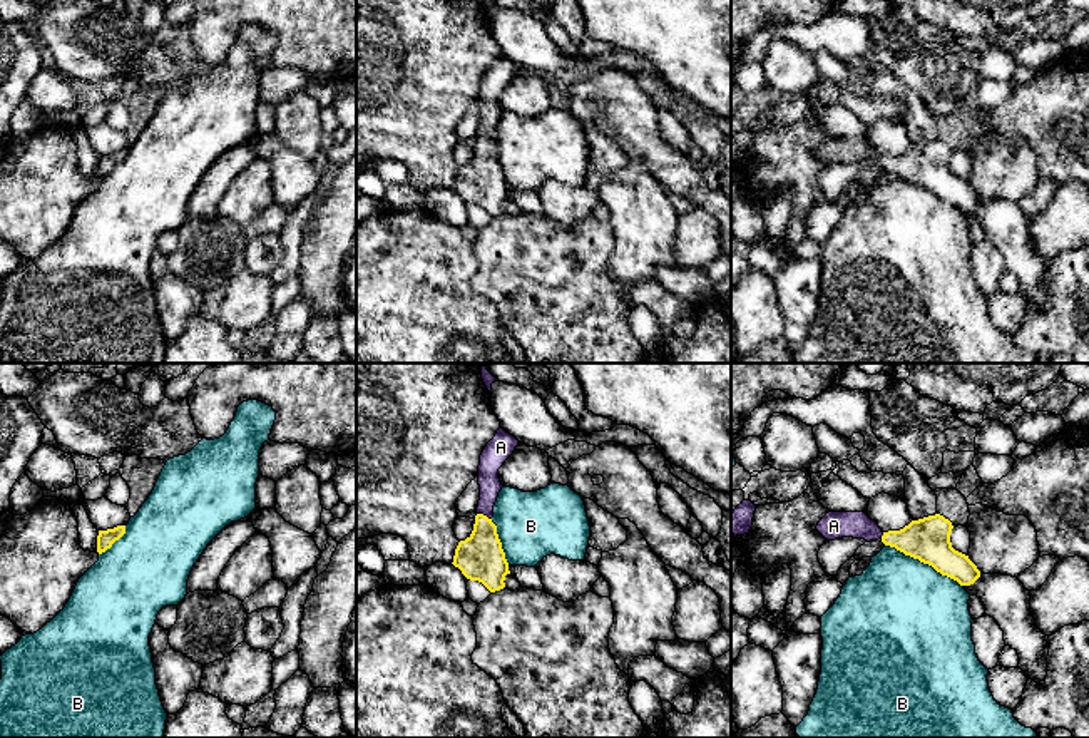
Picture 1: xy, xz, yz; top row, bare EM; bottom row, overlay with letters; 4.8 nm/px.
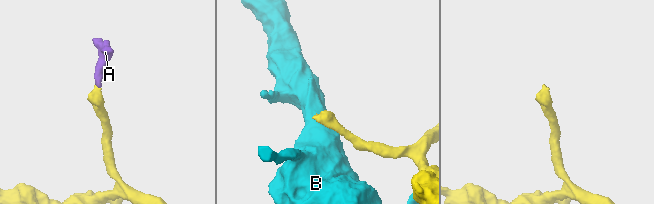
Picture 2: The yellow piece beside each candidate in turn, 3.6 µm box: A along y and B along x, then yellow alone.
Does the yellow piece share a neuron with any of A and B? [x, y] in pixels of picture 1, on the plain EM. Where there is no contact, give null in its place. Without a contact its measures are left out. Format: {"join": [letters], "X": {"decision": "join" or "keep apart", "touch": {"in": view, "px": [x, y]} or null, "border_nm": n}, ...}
{"join": ["A"], "A": {"decision": "join", "touch": {"in": "xz", "px": [482, 139]}, "border_nm": 80}, "B": {"decision": "keep apart", "touch": {"in": "yz", "px": [924, 188]}, "border_nm": 420}}

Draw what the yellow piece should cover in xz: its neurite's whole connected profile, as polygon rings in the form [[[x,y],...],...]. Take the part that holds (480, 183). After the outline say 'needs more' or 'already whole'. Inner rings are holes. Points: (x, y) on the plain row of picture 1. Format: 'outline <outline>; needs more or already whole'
outline [[[498,54],[483,74],[477,99],[480,126],[473,156],[465,166],[458,167],[452,187],[467,204],[482,208],[490,218],[504,214],[505,201],[510,199],[492,142],[498,117],[504,112],[498,104],[498,94],[514,79],[517,70],[519,65],[514,60]]]; needs more

